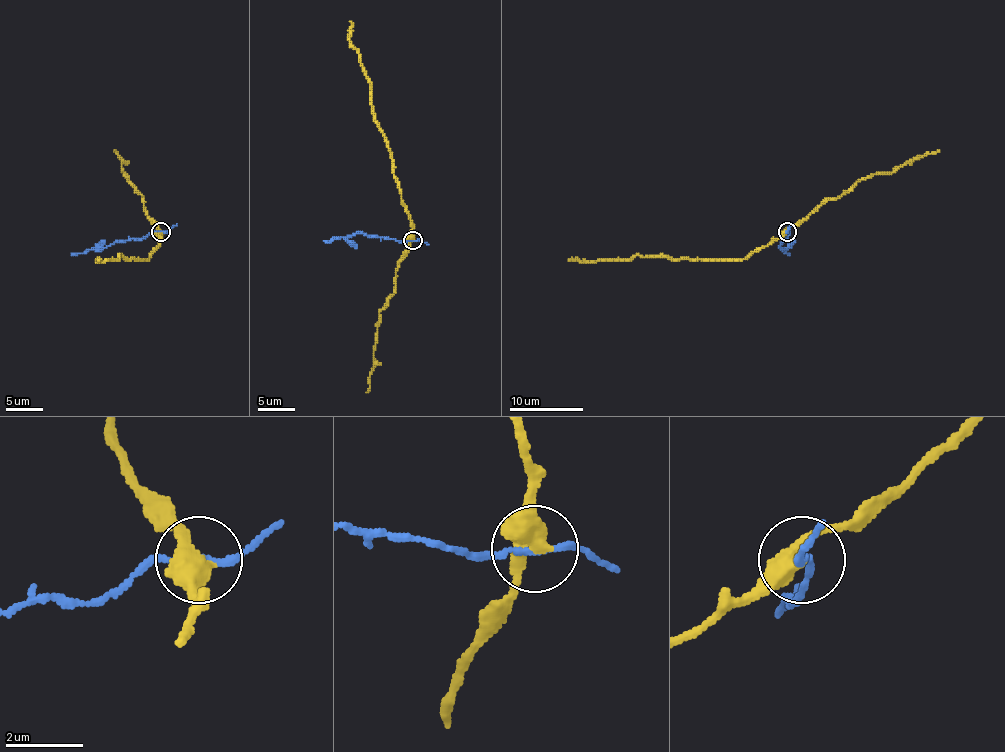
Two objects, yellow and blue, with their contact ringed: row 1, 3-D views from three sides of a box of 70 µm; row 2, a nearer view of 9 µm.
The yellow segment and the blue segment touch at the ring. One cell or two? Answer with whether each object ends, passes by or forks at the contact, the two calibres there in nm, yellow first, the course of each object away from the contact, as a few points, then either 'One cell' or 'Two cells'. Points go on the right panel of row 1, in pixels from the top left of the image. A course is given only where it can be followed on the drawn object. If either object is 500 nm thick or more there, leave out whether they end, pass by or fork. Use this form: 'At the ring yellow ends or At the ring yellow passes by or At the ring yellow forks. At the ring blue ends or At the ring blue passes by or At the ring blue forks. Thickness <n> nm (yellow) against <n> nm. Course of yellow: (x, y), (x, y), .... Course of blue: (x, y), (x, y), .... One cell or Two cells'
At the ring yellow passes by. At the ring blue passes by. Thickness 440 nm (yellow) against 150 nm. Course of yellow: (788, 231), (743, 259), (633, 255), (629, 259), (568, 259). Course of blue: (788, 231), (780, 248), (788, 255). Two cells

